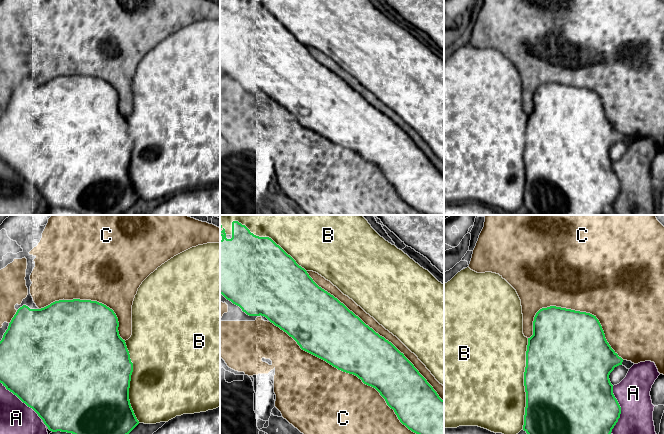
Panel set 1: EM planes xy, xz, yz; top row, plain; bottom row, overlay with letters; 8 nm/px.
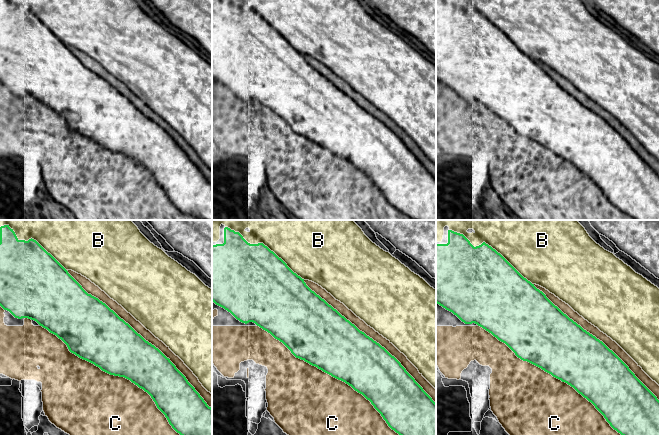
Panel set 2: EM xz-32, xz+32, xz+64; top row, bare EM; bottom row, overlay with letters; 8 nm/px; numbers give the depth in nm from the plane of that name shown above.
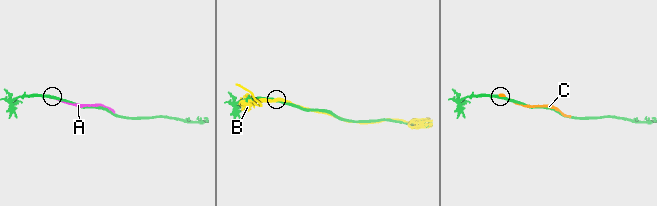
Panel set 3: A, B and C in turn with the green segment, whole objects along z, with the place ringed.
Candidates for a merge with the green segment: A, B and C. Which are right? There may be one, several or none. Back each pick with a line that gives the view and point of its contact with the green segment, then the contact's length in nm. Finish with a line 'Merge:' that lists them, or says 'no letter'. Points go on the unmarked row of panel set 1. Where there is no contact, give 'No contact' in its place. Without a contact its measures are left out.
Merge: no letter

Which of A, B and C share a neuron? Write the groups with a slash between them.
A / B / C

